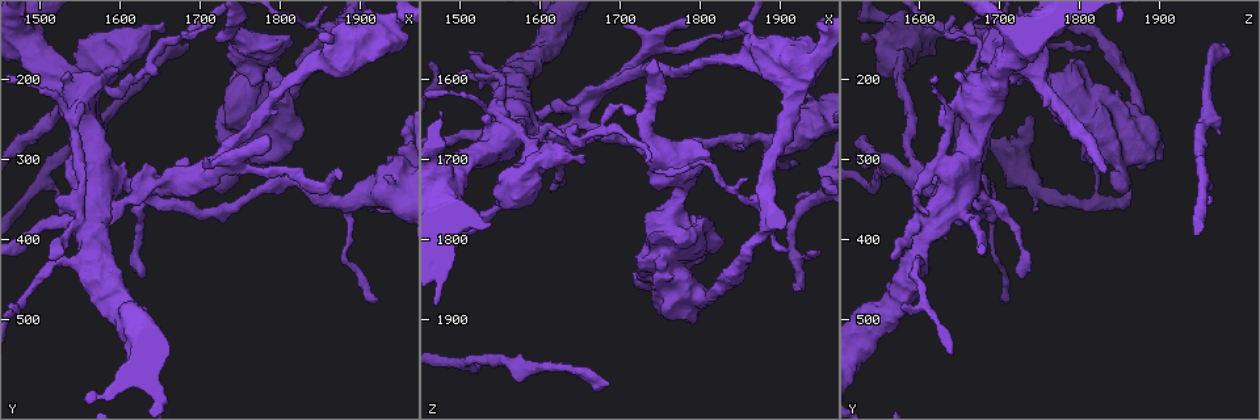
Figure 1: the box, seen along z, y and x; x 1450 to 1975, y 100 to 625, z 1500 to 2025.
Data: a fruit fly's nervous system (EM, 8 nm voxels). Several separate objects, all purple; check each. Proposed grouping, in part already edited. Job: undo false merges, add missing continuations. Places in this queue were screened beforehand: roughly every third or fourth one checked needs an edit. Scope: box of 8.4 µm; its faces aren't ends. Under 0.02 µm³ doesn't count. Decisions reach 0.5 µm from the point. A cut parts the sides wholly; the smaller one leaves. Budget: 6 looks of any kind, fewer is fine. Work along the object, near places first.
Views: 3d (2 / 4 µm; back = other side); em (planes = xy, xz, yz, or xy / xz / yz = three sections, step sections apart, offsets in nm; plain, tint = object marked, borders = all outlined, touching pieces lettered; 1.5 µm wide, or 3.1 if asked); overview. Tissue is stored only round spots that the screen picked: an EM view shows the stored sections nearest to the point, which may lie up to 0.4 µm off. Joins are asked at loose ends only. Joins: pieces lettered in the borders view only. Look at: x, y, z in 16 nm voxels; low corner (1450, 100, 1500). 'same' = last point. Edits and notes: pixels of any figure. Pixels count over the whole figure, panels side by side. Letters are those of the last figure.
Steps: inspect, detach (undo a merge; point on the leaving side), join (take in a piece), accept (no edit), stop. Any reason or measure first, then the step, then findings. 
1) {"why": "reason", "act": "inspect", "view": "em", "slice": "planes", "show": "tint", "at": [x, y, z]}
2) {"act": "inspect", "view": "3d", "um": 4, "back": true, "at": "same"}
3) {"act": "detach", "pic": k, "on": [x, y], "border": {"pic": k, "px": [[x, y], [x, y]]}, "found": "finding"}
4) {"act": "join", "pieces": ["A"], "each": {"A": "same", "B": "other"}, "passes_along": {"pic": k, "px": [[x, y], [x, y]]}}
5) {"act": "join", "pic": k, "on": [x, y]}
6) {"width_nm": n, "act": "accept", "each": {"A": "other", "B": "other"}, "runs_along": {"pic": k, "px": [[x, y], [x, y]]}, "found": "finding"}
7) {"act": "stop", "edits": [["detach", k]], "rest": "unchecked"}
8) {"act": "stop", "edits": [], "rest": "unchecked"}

{"why": "thick end", "act": "inspect", "view": "3d", "um": 2, "at": [1580, 140, 1710]}

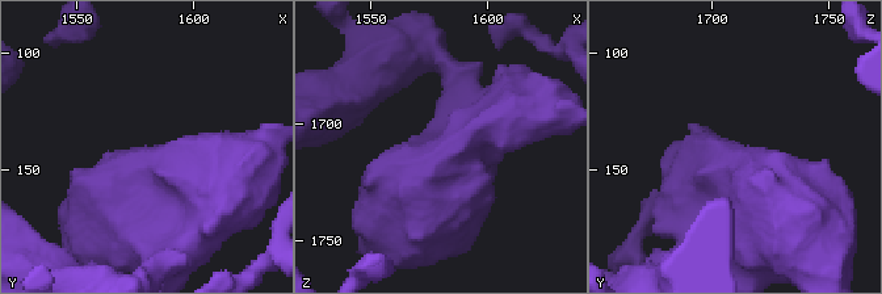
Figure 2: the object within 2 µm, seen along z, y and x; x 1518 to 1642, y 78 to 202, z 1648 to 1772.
{"why": "need the tissue", "act": "inspect", "view": "em", "slice": "planes", "show": "plain", "at": [1583, 140, 1708]}

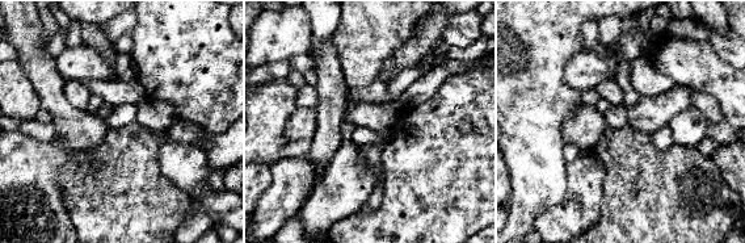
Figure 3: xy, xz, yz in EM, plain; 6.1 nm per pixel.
{"act": "inspect", "view": "em", "slice": "planes", "show": "borders", "at": "same"}

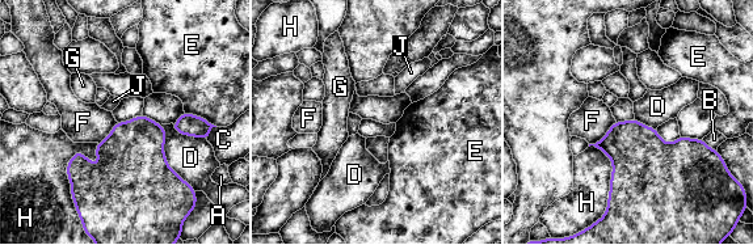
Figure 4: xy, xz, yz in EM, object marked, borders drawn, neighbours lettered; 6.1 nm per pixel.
{"longest_contact_nm": ["D", 400], "act": "accept", "each": {"A": "other", "B": "other", "C": "other", "D": "other", "E": "other", "F": "other", "G": "other", "H": "other", "J": "other"}, "border": {"pic": 4, "px": [[615, 121], [602, 136], [589, 144]]}, "found": "no lettered piece goes on from it"}

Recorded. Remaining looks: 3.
{"why": "branch stops here", "act": "inspect", "view": "3d", "um": 2, "at": [1915, 160, 1810]}

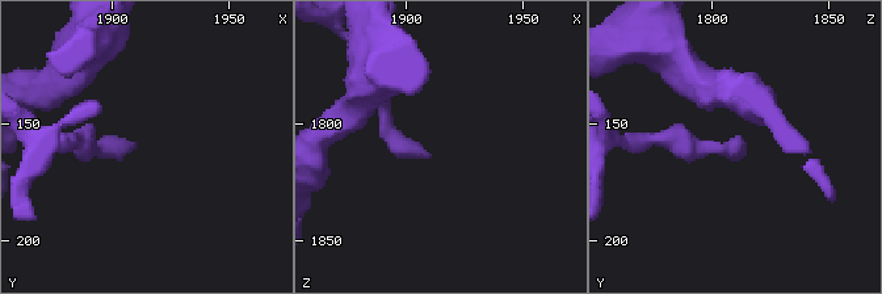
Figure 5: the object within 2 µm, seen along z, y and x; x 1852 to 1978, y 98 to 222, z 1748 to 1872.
{"why": "shape alone is not enough", "act": "inspect", "view": "em", "slice": "planes", "show": "plain", "at": [1911, 158, 1813]}

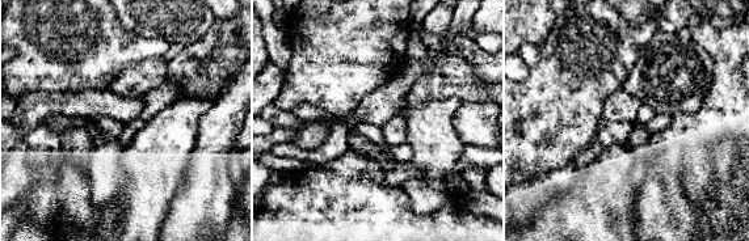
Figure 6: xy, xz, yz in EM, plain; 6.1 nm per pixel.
{"why": "see the neighbours", "act": "inspect", "view": "em", "slice": "planes", "show": "borders", "at": "same"}

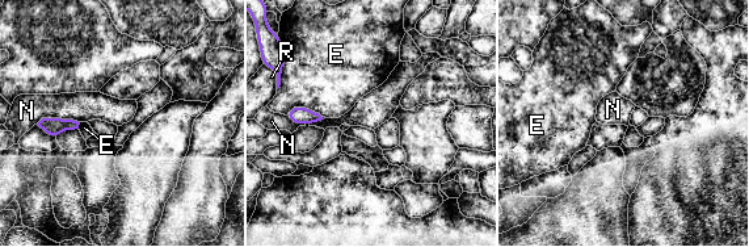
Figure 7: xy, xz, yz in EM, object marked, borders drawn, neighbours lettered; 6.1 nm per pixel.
{"width_nm": 90, "act": "accept", "each": {"E": "other", "N": "other", "R": "other"}, "border": {"pic": 7, "px": [[282, 45], [285, 63], [277, 89]]}, "found": "no lettered piece goes on from it"}

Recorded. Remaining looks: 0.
{"act": "stop", "edits": [], "rest": "unchecked"}

